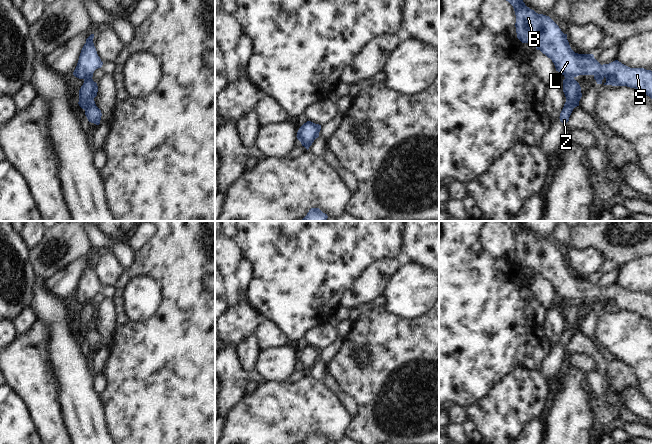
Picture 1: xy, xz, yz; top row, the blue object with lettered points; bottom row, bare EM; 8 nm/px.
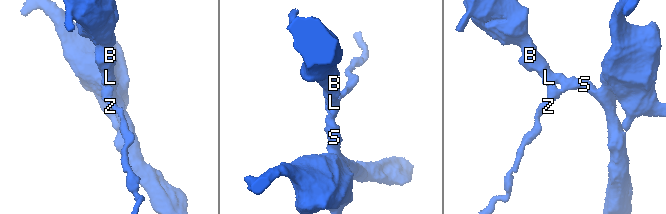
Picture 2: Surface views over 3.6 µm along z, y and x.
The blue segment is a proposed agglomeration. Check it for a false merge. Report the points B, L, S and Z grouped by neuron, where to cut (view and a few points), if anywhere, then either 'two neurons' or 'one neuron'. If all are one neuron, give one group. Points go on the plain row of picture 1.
B L S Z; no cut; one neuron

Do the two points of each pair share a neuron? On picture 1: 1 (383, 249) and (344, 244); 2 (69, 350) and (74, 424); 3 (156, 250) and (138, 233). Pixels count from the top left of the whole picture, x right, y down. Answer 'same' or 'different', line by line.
1: same
2: same
3: different

